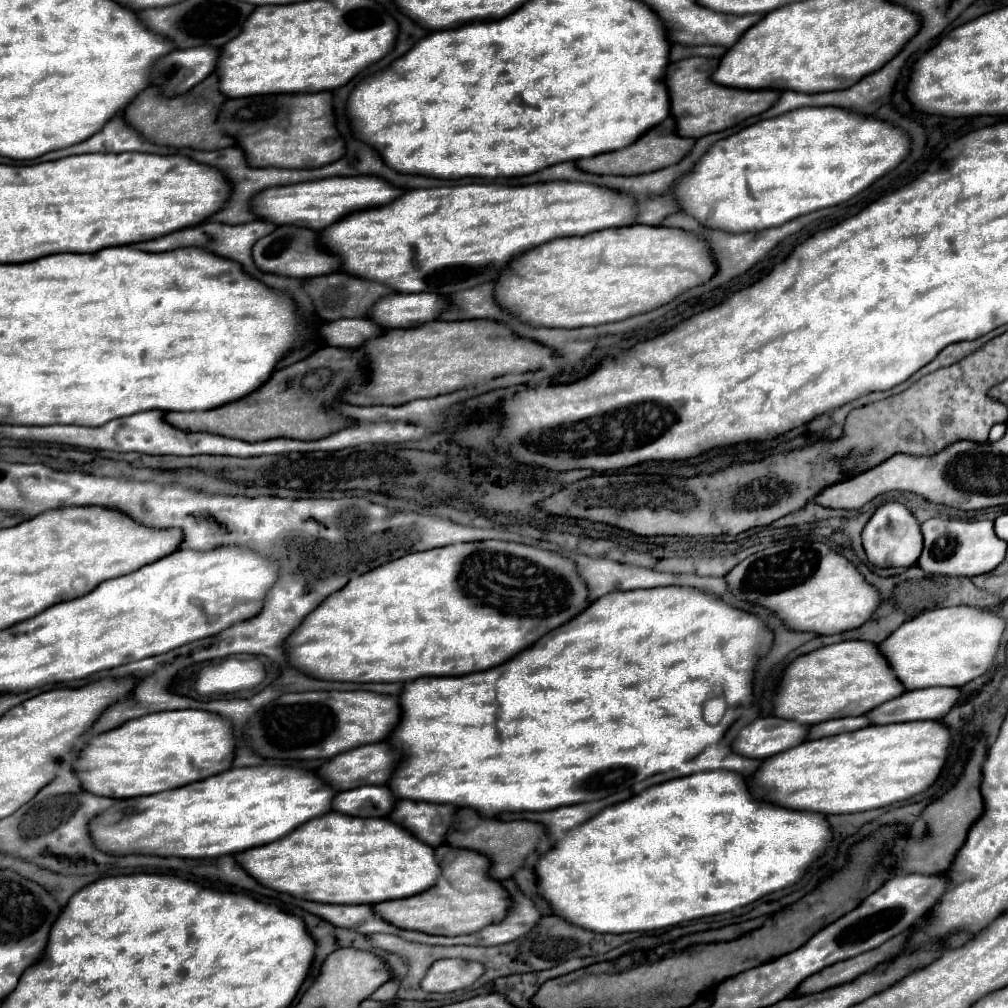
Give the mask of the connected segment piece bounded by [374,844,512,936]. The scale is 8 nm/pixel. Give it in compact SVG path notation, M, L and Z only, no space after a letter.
M448 844L436 848L436 858L442 868L442 880L436 886L410 898L374 904L374 912L398 928L418 930L424 934L438 934L438 936L472 934L506 916L512 902L504 892L504 888L500 886L500 882L494 882L488 876L488 866L490 866L488 858L472 850L452 848Z

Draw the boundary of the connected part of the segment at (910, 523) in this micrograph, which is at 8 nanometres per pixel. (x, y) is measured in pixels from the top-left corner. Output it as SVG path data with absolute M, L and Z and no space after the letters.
M888 502L874 512L874 516L862 532L862 542L870 564L878 568L908 568L916 564L918 554L922 552L920 524L912 516L912 512L898 502Z

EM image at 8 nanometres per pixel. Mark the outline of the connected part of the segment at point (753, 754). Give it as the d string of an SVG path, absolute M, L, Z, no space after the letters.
M774 716L760 718L754 720L750 726L746 726L734 738L734 742L740 744L736 748L736 754L754 760L764 760L782 750L802 744L806 740L806 734L808 734L808 726L804 724L774 718Z

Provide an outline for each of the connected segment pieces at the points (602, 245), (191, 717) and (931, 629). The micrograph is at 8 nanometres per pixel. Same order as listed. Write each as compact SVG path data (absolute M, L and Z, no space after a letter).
M620 226L618 230L598 230L598 234L586 234L586 238L560 238L558 242L546 242L530 254L522 254L518 262L510 262L510 270L498 278L494 286L494 298L498 306L528 326L542 328L582 328L598 326L606 322L618 322L648 310L654 310L680 292L708 282L716 272L716 266L702 240L674 230L654 226Z
M204 710L154 712L124 722L88 740L74 762L82 788L108 798L156 794L204 780L230 768L234 756L232 724Z
M972 606L934 608L904 622L878 644L878 650L882 650L882 656L890 662L890 668L898 674L906 690L932 686L960 688L992 666L1002 632L1004 620L992 610Z

